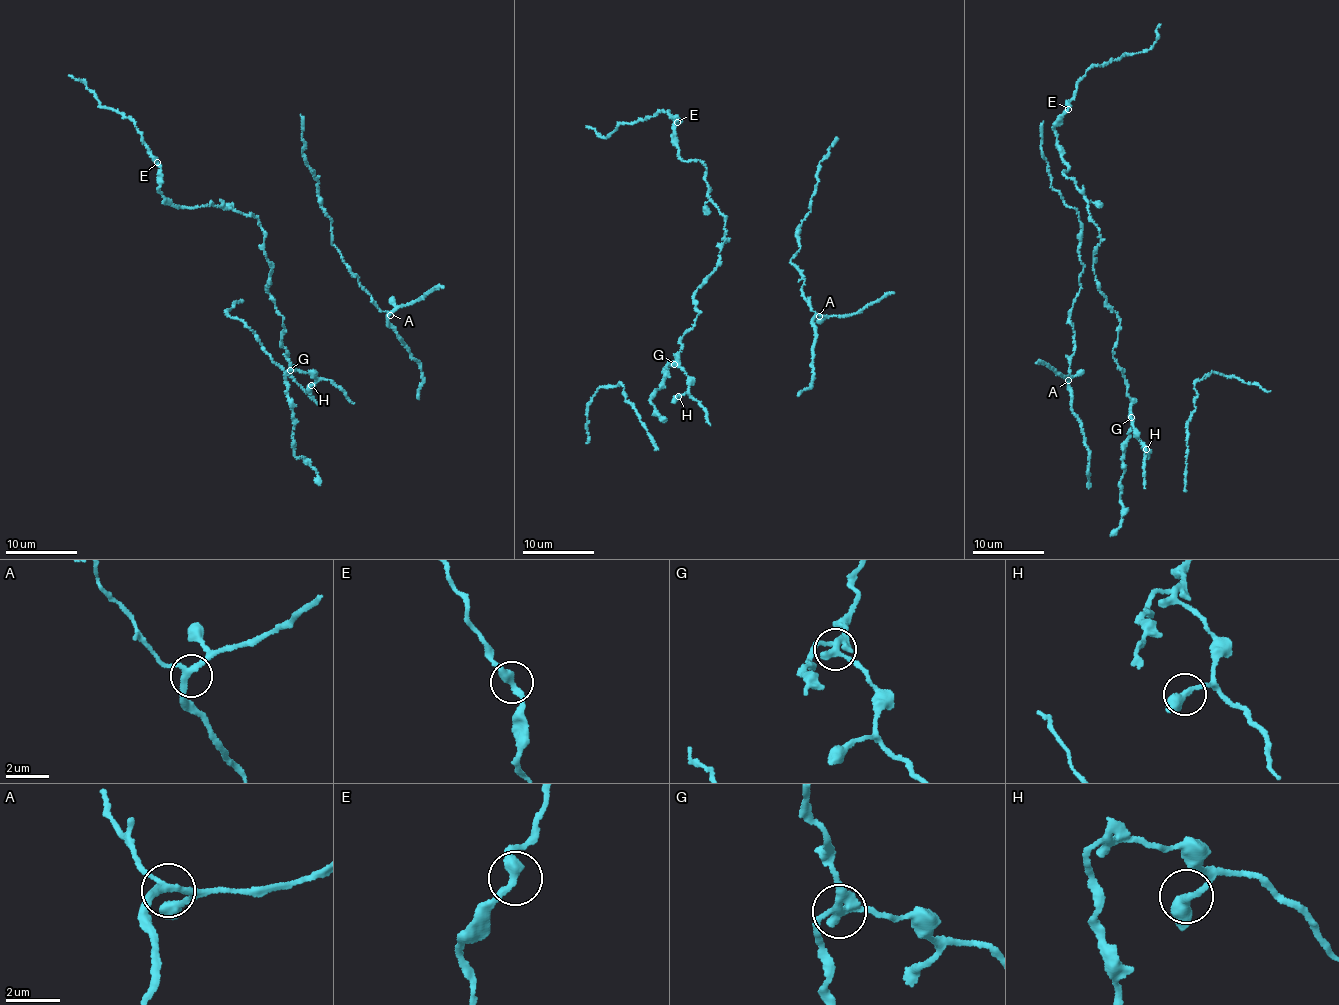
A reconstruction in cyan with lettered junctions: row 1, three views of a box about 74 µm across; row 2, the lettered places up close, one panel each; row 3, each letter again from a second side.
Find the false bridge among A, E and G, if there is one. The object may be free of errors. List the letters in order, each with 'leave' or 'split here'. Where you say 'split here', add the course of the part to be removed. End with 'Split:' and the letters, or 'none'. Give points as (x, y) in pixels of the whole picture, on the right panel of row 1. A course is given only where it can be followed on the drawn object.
A: leave
E: leave
G: split here; foreign part runs (1131, 417), (1145, 453), (1145, 488)
Split: G

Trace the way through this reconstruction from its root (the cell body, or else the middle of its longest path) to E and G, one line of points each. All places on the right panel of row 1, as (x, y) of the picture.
E: (1106, 298), (1093, 266), (1099, 233), (1082, 194), (1062, 172), (1069, 168), (1054, 122), (1068, 109)
G: (1106, 298), (1106, 307), (1117, 314), (1119, 324), (1113, 358), (1125, 377), (1127, 395), (1132, 402), (1131, 417)

